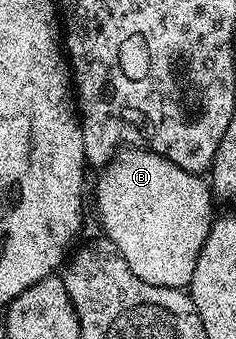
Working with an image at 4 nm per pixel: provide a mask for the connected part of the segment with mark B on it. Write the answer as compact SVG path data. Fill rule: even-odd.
M134 146L119 151L98 176L95 204L99 207L99 220L103 223L102 235L111 240L113 246L117 246L121 258L129 262L129 270L133 270L141 282L149 282L149 286L186 289L191 283L197 258L211 229L213 193L208 181L200 173L183 170L161 154Z

